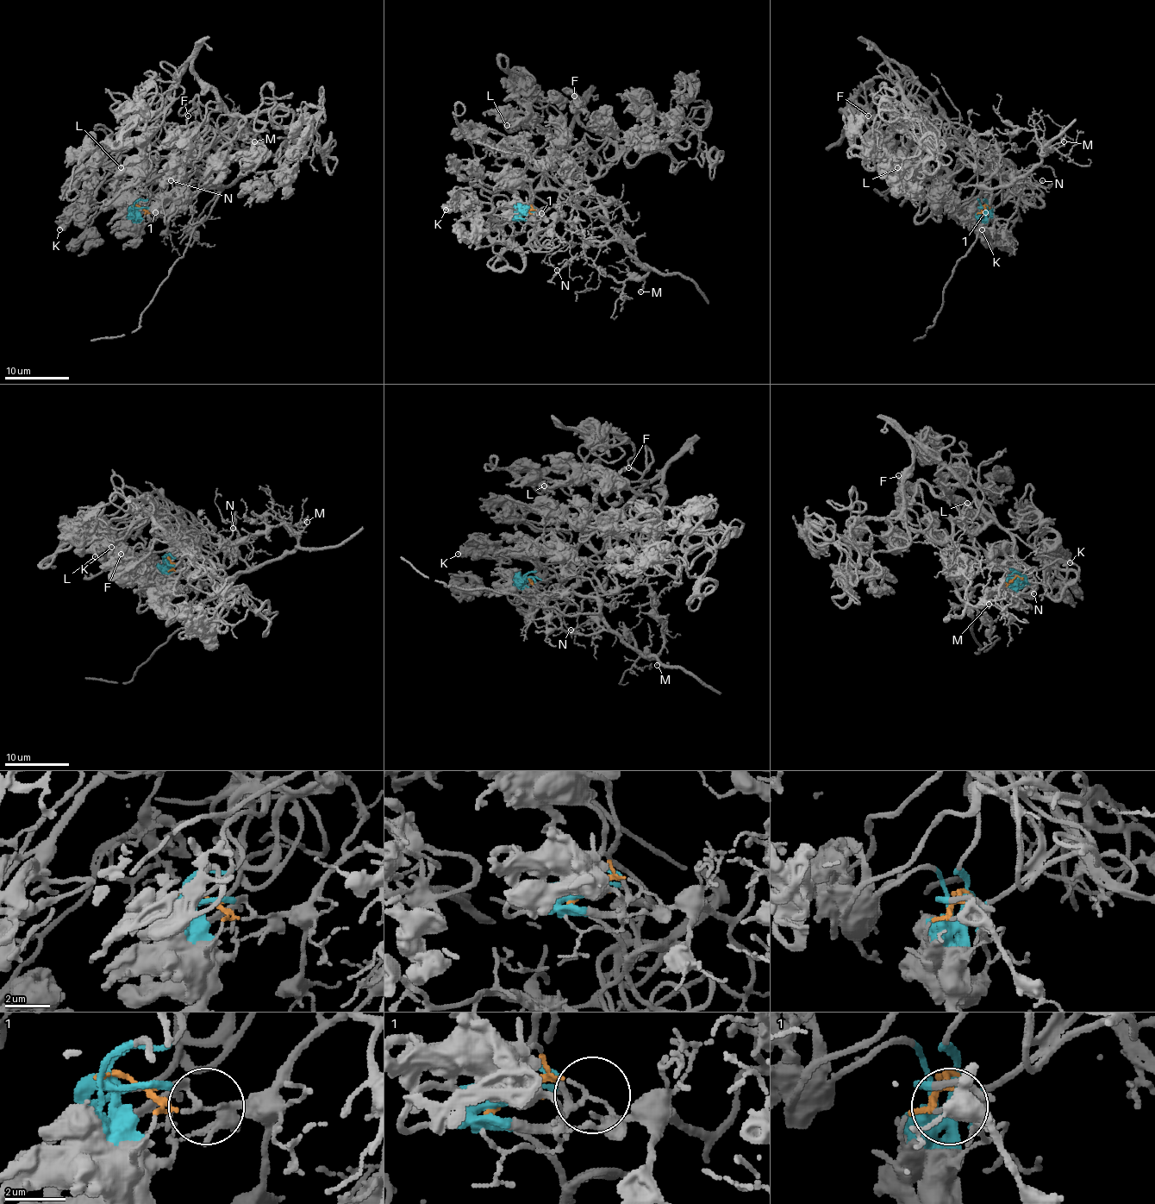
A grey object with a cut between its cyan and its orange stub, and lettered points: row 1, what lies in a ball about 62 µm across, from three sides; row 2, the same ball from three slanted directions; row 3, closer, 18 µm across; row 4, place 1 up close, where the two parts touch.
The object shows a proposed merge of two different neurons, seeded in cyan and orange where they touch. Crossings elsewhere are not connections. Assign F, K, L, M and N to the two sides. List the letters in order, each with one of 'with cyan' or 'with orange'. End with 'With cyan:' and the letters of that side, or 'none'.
F: with cyan
K: with cyan
L: with cyan
M: with orange
N: with orange
With cyan: F, K, L

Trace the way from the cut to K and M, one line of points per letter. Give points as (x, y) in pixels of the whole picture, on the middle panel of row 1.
K: (522, 213), (540, 219), (528, 215), (517, 234), (492, 216), (446, 210)
M: (522, 213), (538, 210), (565, 221), (575, 208), (599, 207), (615, 237), (646, 269), (650, 269), (640, 291)

